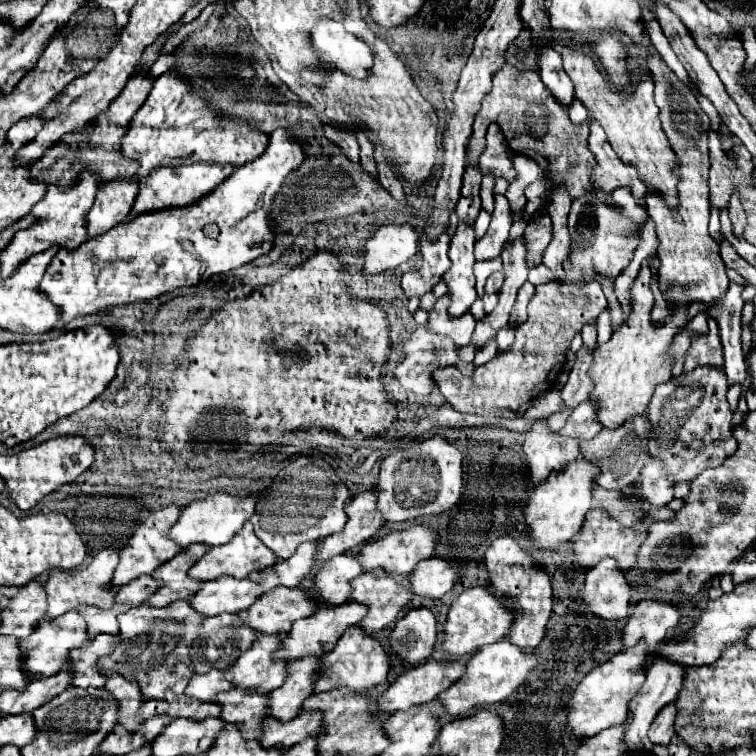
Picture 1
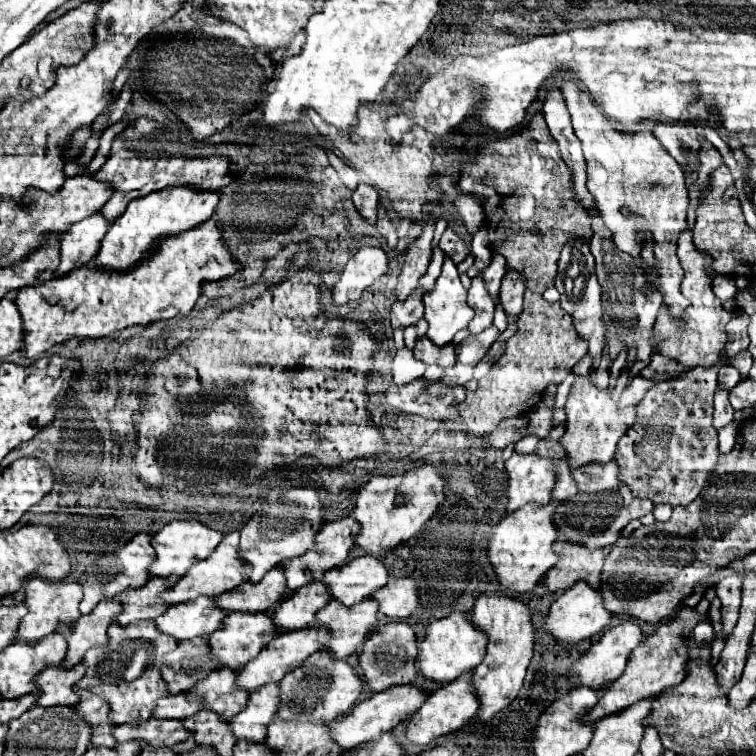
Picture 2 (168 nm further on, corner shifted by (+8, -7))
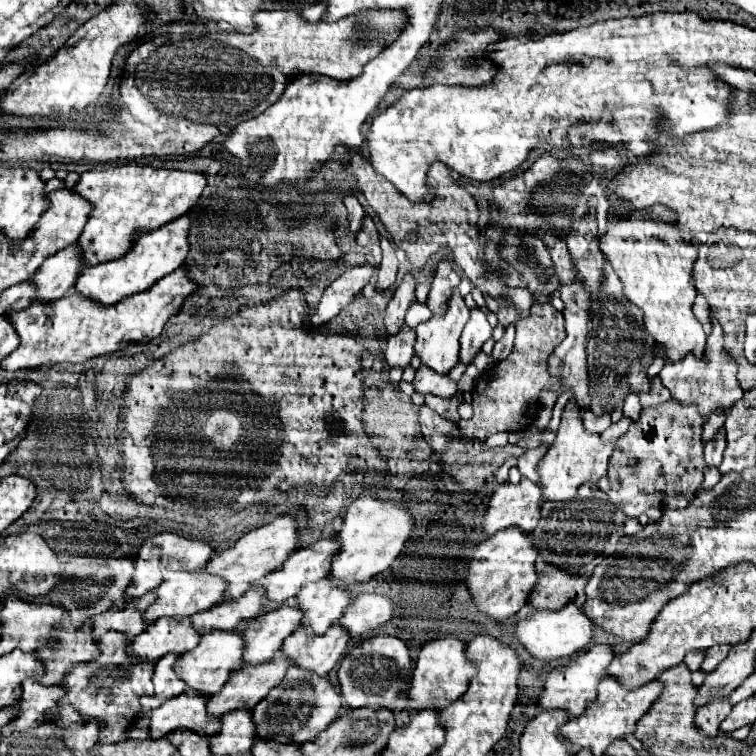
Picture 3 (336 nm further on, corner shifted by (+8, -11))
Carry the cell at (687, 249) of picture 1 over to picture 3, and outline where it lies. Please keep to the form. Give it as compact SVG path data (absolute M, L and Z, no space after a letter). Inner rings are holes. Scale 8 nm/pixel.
M712 319L710 325L712 325L712 331L708 335L706 351L704 351L702 359L686 357L682 361L664 363L664 367L660 371L660 379L670 389L672 397L678 399L680 403L686 403L686 405L690 405L690 403L698 405L700 415L704 415L704 419L708 419L712 409L732 407L744 395L744 391L736 379L738 363L724 349L724 331L716 319Z

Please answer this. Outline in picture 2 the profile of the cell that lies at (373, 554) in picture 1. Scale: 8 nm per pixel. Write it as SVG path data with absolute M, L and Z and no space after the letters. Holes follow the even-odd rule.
M358 557L344 567L324 573L324 583L330 597L346 607L370 597L376 589L384 587L388 579L388 565L376 557Z

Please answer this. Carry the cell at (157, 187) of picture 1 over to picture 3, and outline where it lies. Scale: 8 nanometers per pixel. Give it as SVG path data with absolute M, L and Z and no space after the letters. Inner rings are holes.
M188 213L154 231L138 233L134 245L124 257L84 267L74 287L76 291L82 291L82 295L90 295L90 299L100 299L100 303L114 303L114 299L124 299L134 291L144 291L146 287L150 287L150 283L156 283L158 279L162 279L162 275L168 275L170 271L174 271L174 267L180 267L184 263L190 251L188 233L190 233Z

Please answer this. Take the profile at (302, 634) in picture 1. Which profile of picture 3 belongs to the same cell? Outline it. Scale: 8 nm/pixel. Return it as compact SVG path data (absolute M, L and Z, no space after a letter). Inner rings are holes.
M276 655L274 659L256 667L244 665L242 669L234 671L222 691L210 699L208 711L212 715L224 715L234 709L254 709L272 687L282 683L290 665L292 663L286 659L286 655Z

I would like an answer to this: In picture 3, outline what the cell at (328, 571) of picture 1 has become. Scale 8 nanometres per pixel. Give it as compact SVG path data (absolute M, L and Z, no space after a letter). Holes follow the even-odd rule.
M282 605L276 611L252 619L242 635L246 643L244 663L258 665L274 659L274 655L282 649L284 639L290 637L292 631L300 625L300 619L302 609L296 605Z

